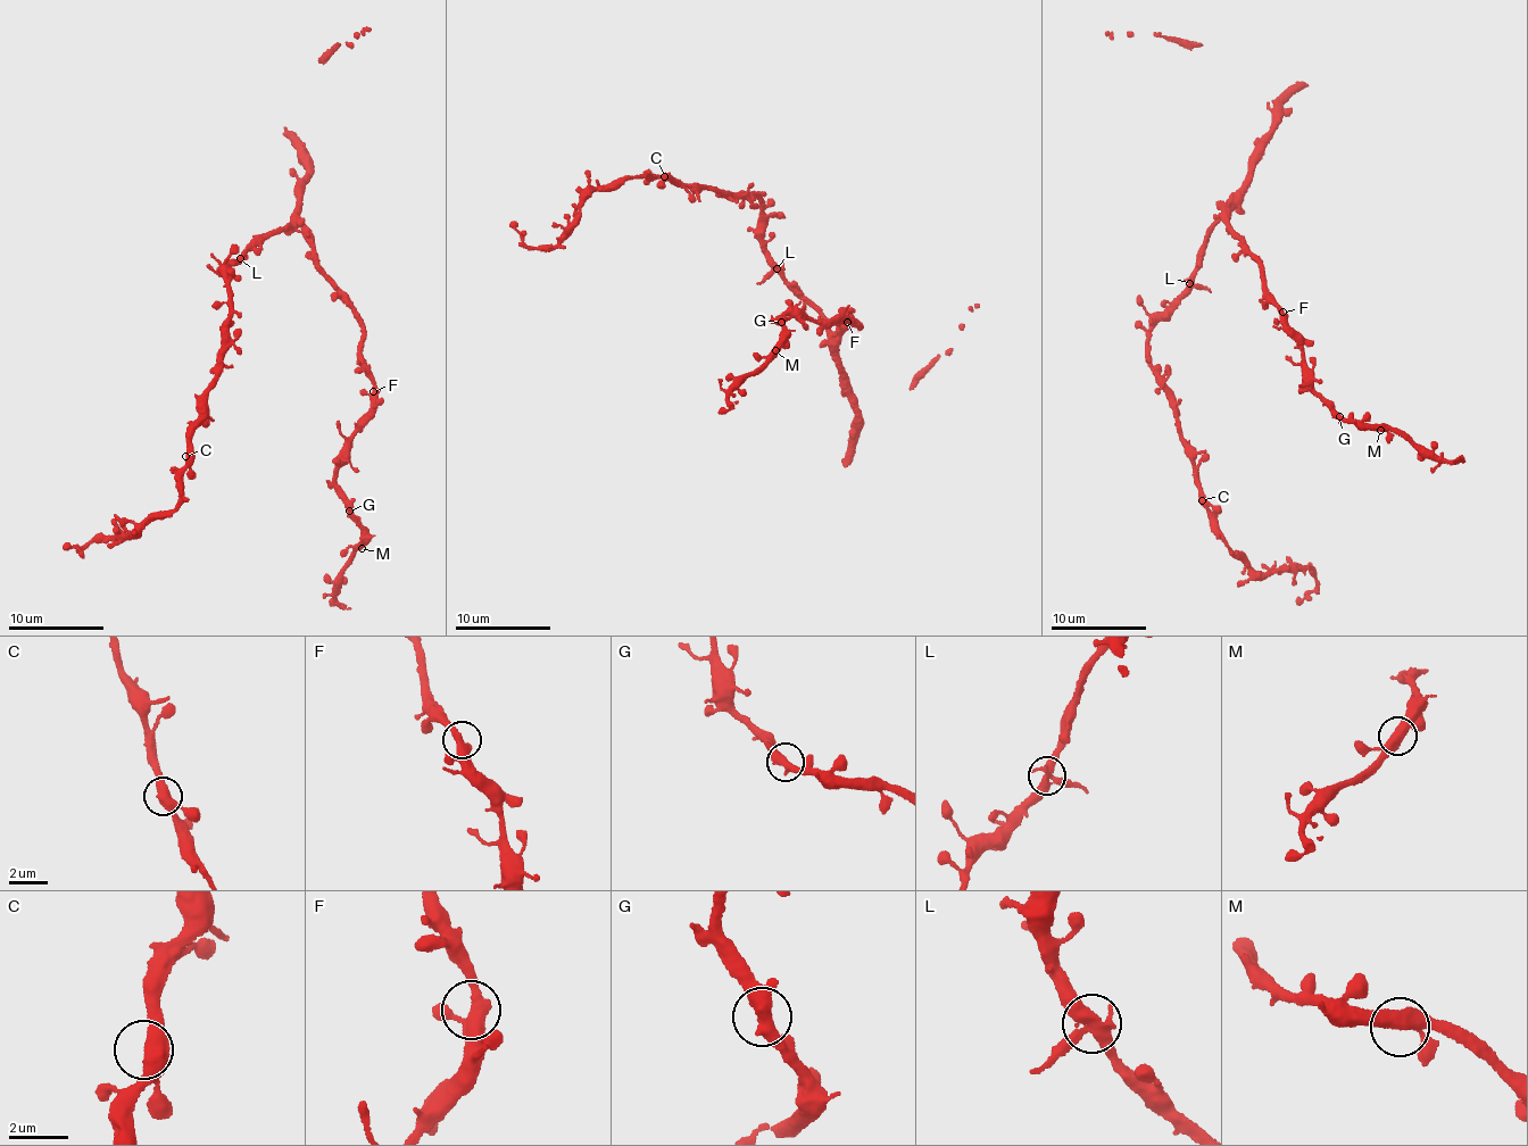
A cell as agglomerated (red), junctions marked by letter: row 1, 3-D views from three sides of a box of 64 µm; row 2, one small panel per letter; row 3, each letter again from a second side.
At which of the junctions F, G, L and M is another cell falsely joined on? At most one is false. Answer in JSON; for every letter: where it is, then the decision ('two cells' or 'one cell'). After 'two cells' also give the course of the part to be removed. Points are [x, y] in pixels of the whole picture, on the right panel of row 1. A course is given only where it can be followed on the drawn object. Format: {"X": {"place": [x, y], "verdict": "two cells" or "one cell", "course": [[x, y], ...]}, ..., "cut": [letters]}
{"F": {"place": [1282, 312], "verdict": "one cell"}, "G": {"place": [1339, 416], "verdict": "one cell"}, "L": {"place": [1189, 283], "verdict": "one cell"}, "M": {"place": [1380, 430], "verdict": "one cell"}, "cut": []}

